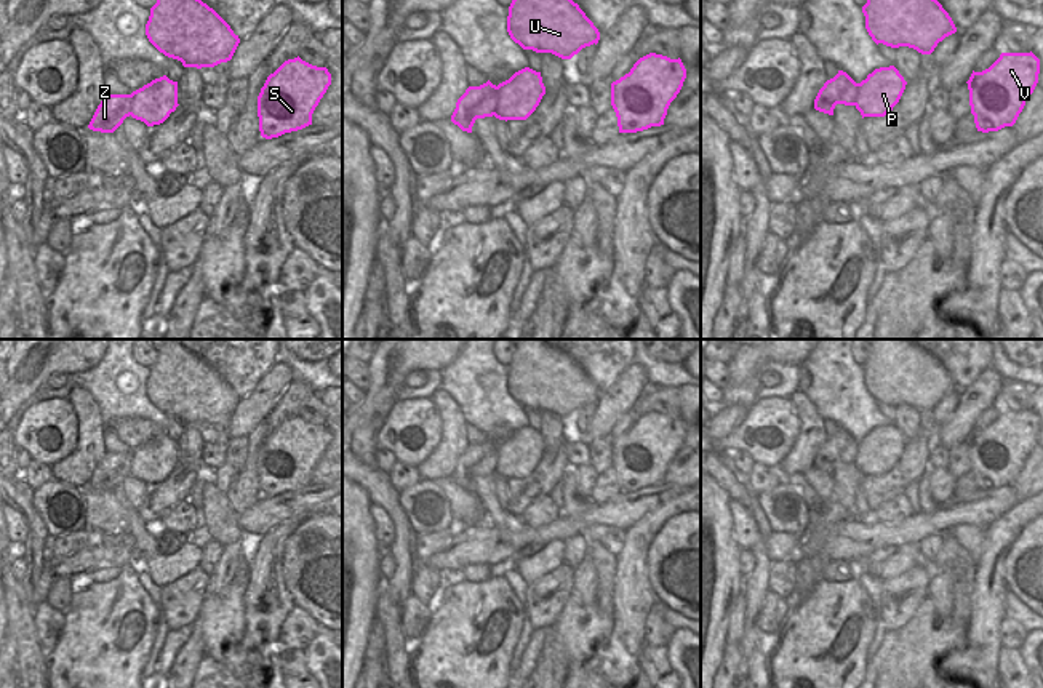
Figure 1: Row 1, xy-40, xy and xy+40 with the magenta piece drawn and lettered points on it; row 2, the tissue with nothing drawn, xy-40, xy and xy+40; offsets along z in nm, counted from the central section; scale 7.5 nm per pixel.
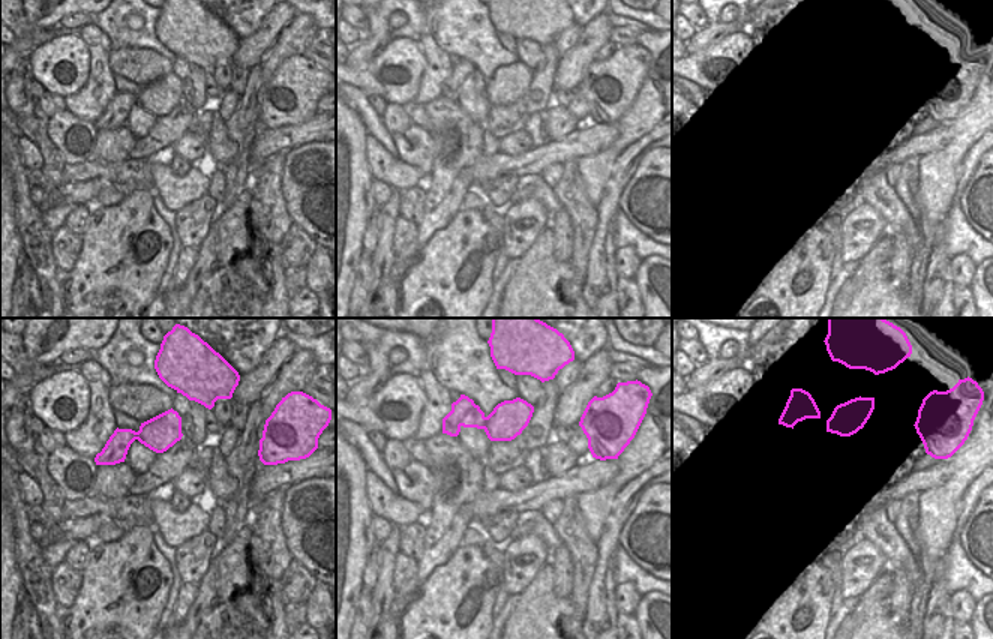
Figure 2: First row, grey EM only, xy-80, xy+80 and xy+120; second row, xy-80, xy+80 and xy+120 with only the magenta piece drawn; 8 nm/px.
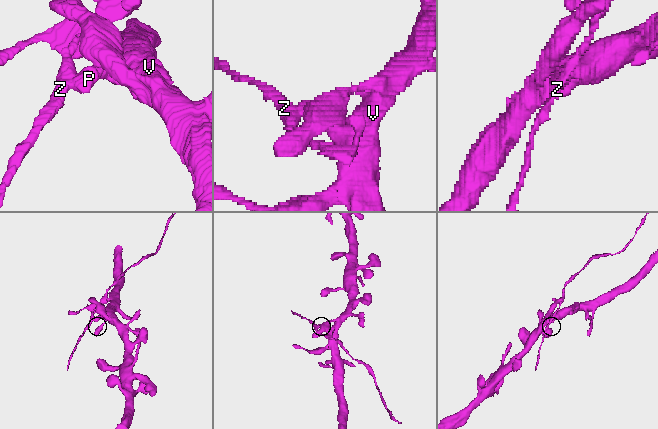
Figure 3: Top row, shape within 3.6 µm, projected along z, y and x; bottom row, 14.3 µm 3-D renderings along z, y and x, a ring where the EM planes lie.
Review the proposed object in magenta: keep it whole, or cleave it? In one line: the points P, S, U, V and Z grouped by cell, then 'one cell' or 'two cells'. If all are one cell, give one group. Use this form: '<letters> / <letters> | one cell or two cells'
P S U V / Z | two cells

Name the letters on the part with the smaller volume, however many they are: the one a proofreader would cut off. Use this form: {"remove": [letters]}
{"remove": ["Z"]}

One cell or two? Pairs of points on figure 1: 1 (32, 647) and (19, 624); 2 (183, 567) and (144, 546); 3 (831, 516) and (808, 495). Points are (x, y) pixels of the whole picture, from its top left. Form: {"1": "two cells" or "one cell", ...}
{"1": "one cell", "2": "one cell", "3": "two cells"}

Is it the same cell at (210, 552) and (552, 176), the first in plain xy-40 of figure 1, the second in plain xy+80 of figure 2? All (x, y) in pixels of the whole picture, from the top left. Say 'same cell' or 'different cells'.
same cell

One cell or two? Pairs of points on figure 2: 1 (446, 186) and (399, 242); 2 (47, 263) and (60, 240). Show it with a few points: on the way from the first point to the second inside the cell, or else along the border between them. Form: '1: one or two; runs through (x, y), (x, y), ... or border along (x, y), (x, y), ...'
1: two; border along (417, 225), (414, 242)
2: two; border along (51, 233), (51, 257), (62, 275)

